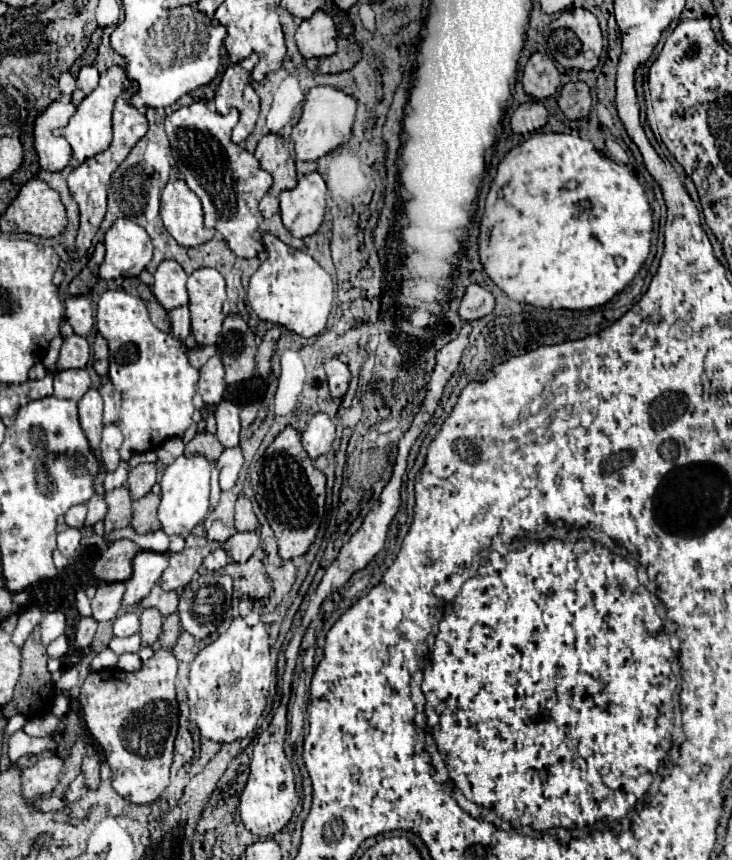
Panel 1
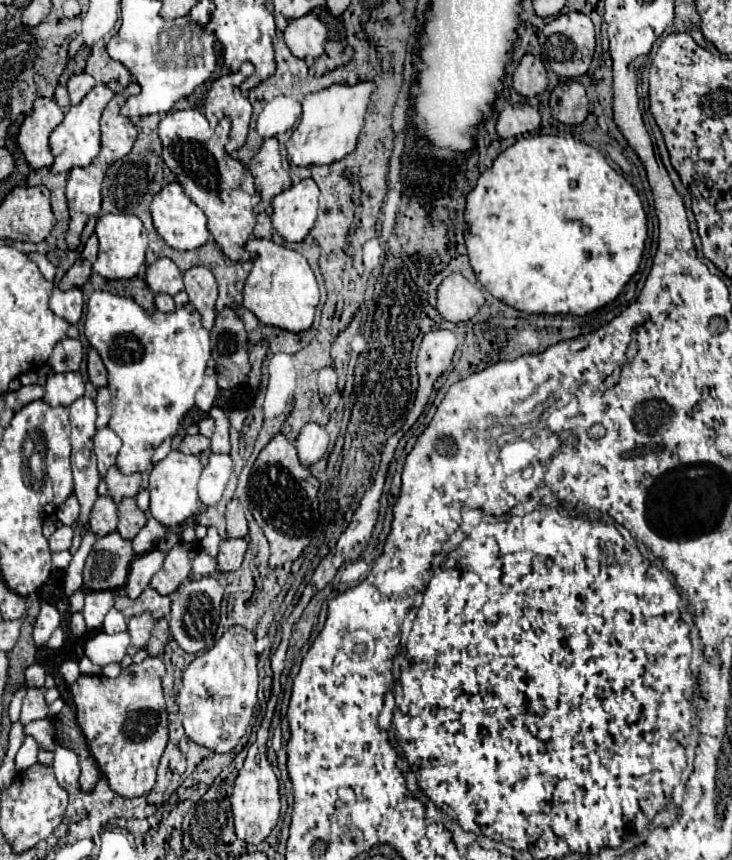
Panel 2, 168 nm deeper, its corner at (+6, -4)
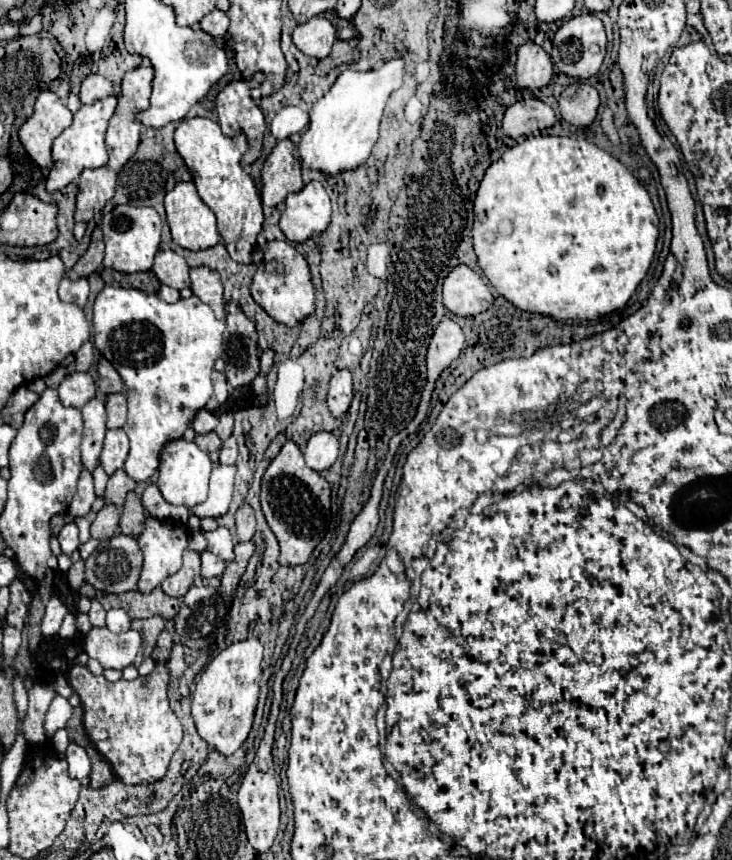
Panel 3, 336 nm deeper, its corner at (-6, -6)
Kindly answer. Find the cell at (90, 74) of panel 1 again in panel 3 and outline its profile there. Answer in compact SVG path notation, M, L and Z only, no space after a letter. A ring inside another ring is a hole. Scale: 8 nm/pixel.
M91 74L83 80L81 84L81 102L83 104L93 104L95 100L101 100L101 98L107 98L113 94L113 86L107 78L99 76L99 74Z

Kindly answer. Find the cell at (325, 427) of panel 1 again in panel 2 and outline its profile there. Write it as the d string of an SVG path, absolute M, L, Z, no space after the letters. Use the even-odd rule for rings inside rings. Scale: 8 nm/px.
M309 422L297 436L295 448L299 452L299 460L303 466L311 466L323 458L329 446L329 434L323 426Z

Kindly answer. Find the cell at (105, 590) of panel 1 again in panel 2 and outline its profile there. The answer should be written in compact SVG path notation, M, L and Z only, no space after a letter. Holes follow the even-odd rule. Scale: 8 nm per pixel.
M103 590L103 592L87 592L85 594L85 608L83 608L83 618L89 630L99 630L103 624L105 614L113 608L115 602L115 592Z

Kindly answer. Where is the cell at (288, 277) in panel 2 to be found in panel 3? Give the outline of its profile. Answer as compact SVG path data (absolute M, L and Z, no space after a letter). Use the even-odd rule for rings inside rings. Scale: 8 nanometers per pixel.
M267 242L263 246L263 262L259 264L253 284L253 300L277 322L285 326L299 326L305 318L315 314L315 286L311 282L311 270L303 254L299 254L289 242Z

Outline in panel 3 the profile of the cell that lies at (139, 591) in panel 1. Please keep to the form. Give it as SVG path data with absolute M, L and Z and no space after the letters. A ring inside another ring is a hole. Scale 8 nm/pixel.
M147 518L139 546L145 556L139 592L149 594L181 568L181 554L187 548L187 530L183 524Z

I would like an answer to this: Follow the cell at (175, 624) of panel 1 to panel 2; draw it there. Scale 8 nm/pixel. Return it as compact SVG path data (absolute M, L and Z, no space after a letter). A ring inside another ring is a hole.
M161 618L161 620L155 622L151 640L149 640L149 644L147 644L149 656L161 656L161 652L163 652L167 640L169 640L169 624L167 624L165 618Z

